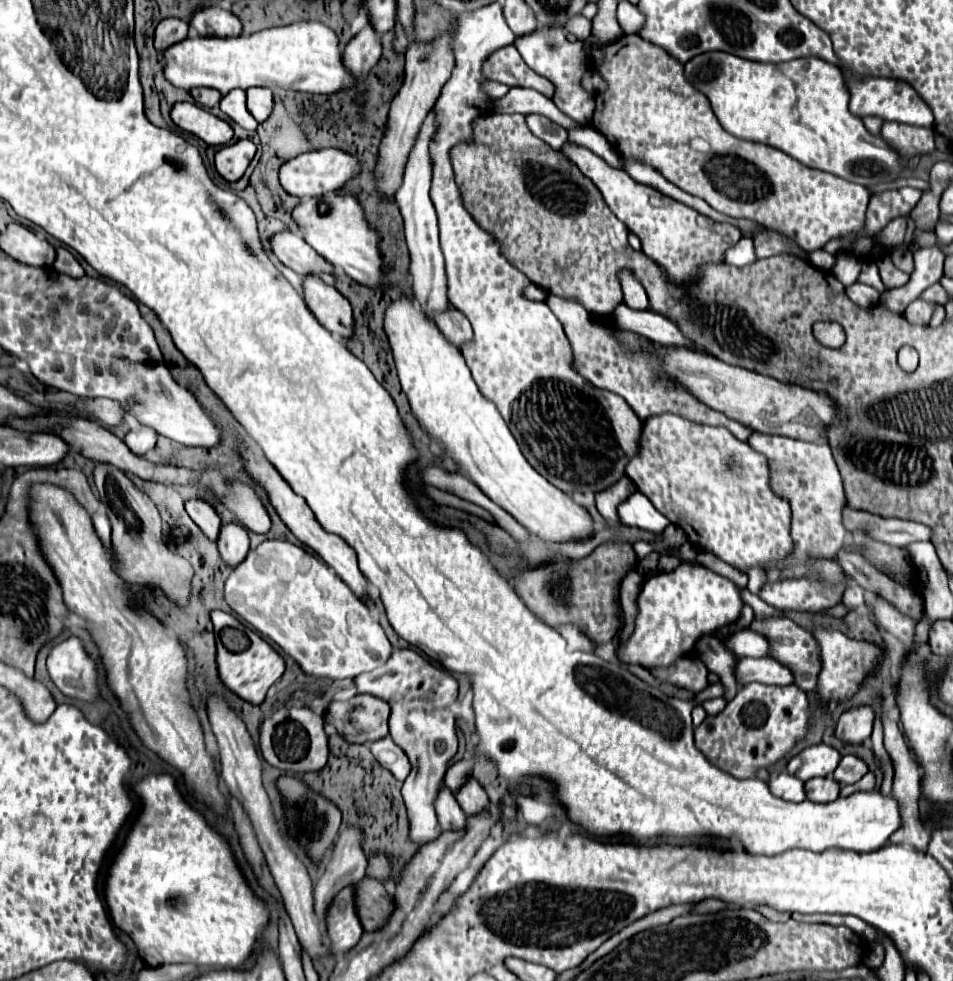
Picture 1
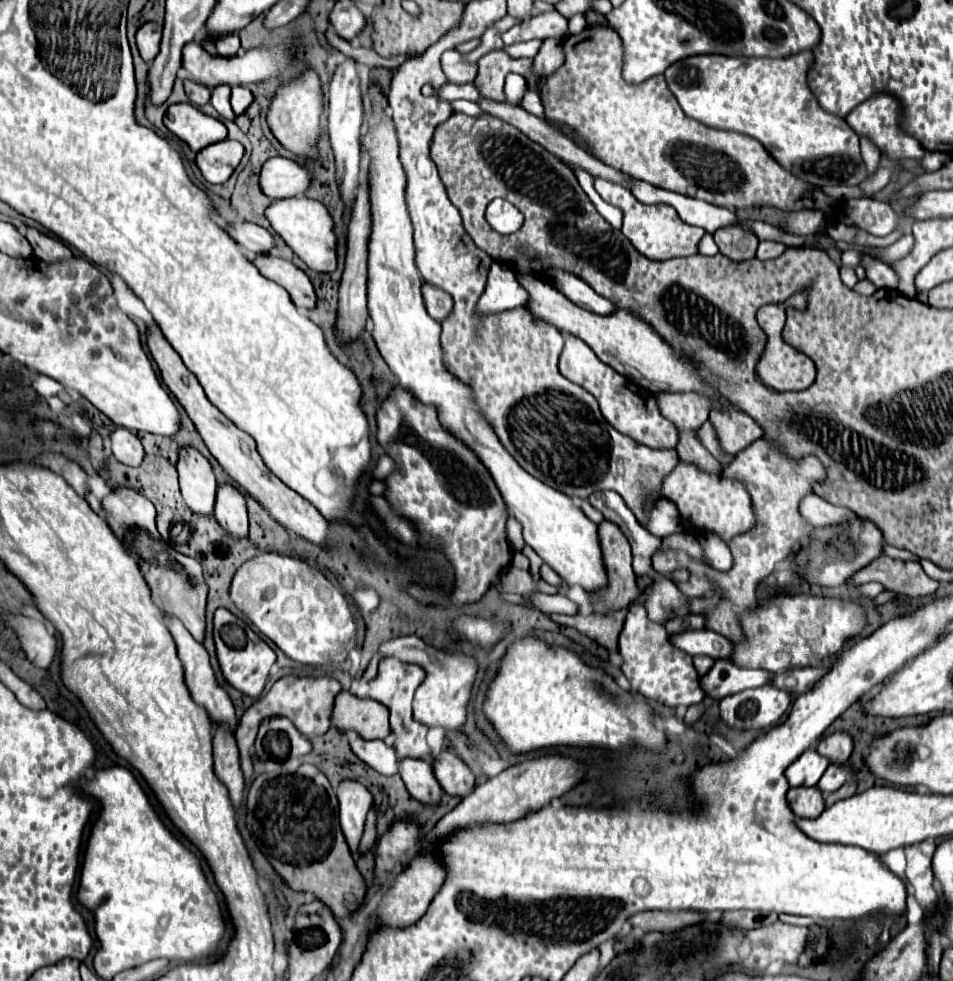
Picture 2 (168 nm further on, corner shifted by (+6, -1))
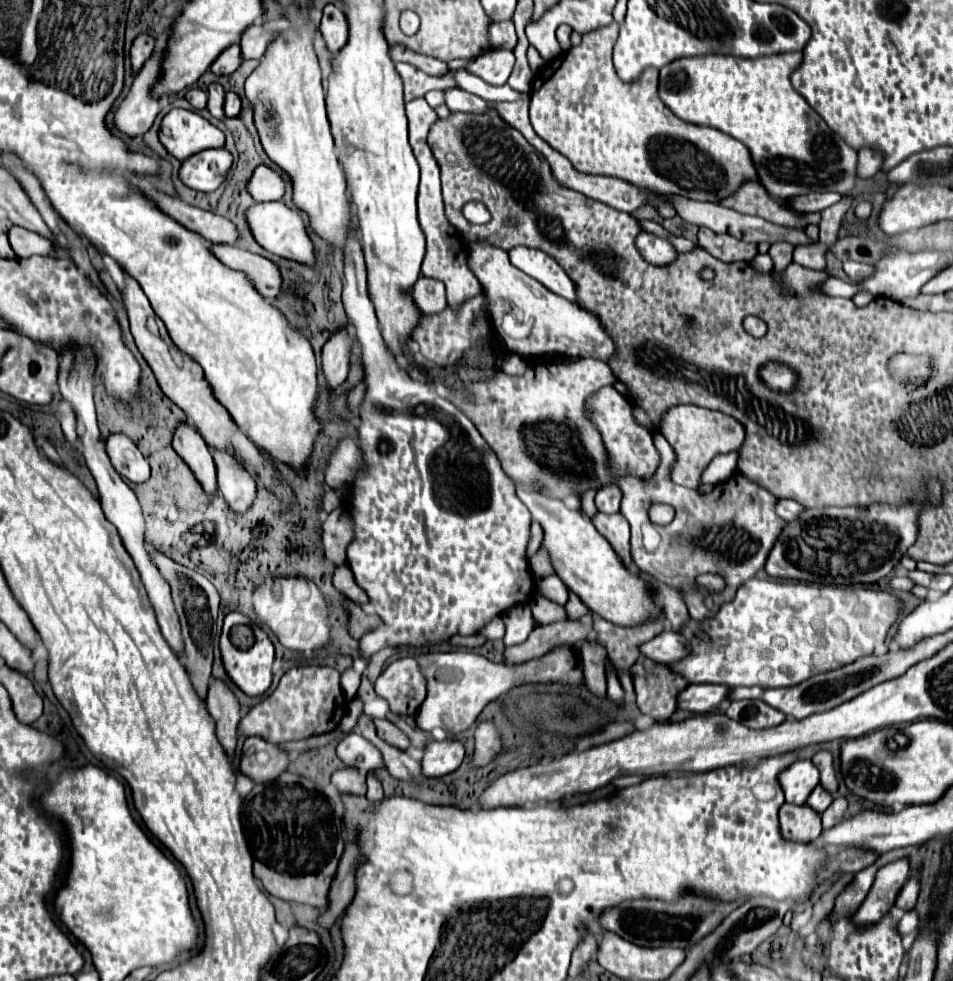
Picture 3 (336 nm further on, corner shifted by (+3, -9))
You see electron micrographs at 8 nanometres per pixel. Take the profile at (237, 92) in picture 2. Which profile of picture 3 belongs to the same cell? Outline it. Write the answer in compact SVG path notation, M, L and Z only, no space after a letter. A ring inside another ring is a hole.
M225 92L225 106L223 106L223 110L225 110L225 116L239 116L239 112L241 112L241 100L239 100L239 96L235 94L235 92Z

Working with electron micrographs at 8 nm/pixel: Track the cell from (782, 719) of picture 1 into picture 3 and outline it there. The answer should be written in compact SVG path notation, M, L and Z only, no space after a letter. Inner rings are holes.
M735 700L725 714L747 728L773 728L785 720L785 714L771 708L763 700Z

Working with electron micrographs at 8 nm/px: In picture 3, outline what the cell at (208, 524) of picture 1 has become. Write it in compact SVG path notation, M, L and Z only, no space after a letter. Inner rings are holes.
M179 422L173 434L173 448L179 452L179 456L183 456L183 460L187 460L189 468L195 472L197 480L201 480L203 488L207 488L207 492L215 492L215 462L203 436L187 422Z

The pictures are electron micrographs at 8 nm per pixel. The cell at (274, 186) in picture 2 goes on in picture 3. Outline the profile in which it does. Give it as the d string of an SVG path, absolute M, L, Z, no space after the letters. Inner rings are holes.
M257 166L247 182L247 192L253 196L255 202L281 200L285 192L285 180L281 172L267 166Z

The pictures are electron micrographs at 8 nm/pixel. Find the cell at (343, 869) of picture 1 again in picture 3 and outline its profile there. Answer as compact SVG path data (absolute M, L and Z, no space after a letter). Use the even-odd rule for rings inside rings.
M353 766L333 772L331 782L337 786L339 792L355 792L355 794L365 796L365 772Z

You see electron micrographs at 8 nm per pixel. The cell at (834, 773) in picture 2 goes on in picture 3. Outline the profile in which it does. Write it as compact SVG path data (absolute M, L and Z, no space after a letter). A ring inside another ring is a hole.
M817 786L817 788L809 794L809 798L807 798L805 804L811 806L815 812L821 814L821 812L831 804L831 802L833 802L833 796L831 796L829 792L825 792L821 786Z

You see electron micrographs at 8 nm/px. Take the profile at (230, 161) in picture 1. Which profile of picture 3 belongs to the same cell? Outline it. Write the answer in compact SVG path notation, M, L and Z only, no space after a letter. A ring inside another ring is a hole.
M225 148L203 150L183 160L179 168L179 180L193 190L213 192L225 180L225 174L231 168L231 164L233 156Z

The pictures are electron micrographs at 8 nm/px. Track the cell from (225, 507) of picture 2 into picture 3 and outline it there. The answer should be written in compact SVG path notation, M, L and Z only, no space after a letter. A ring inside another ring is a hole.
M213 450L213 460L217 466L219 492L225 496L227 504L235 508L235 512L245 512L255 496L253 476L239 458L223 450Z

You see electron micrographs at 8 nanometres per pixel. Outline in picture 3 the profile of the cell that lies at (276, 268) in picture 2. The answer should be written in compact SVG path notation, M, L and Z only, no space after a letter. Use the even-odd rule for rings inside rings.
M215 244L211 246L211 252L227 268L243 272L263 298L275 300L279 296L281 276L279 276L279 268L271 260L229 244Z

